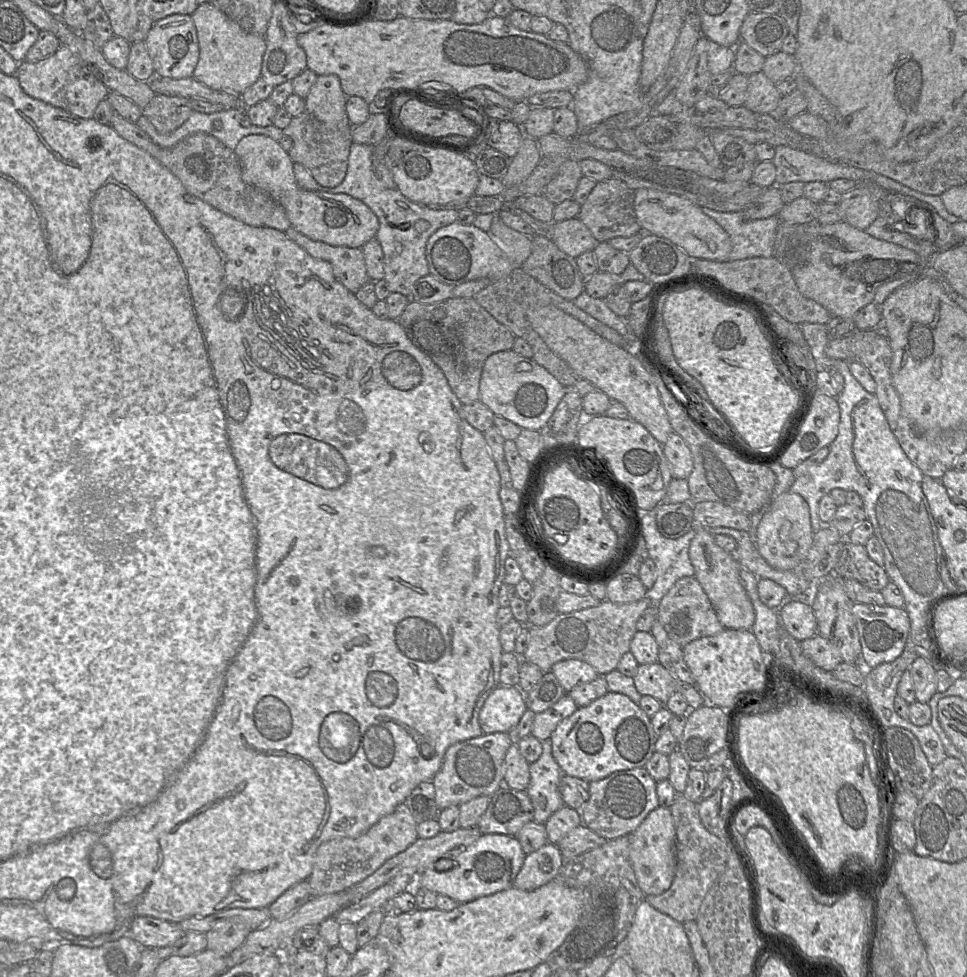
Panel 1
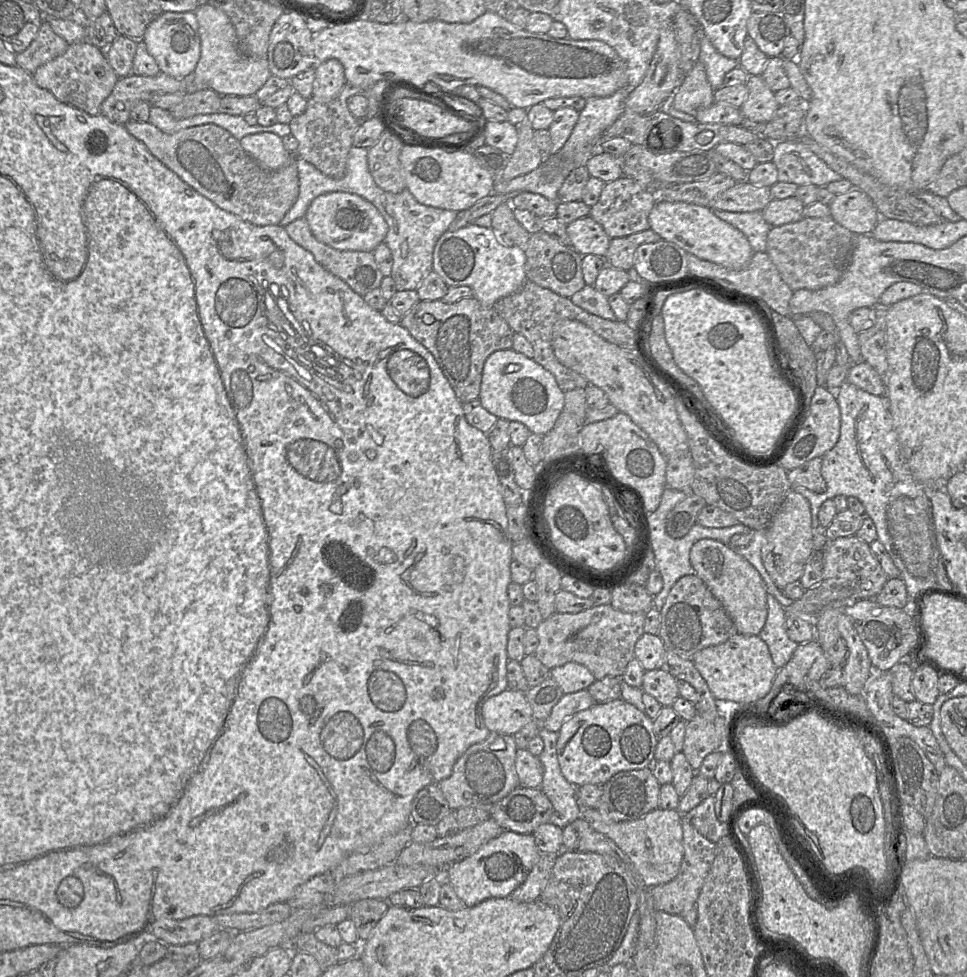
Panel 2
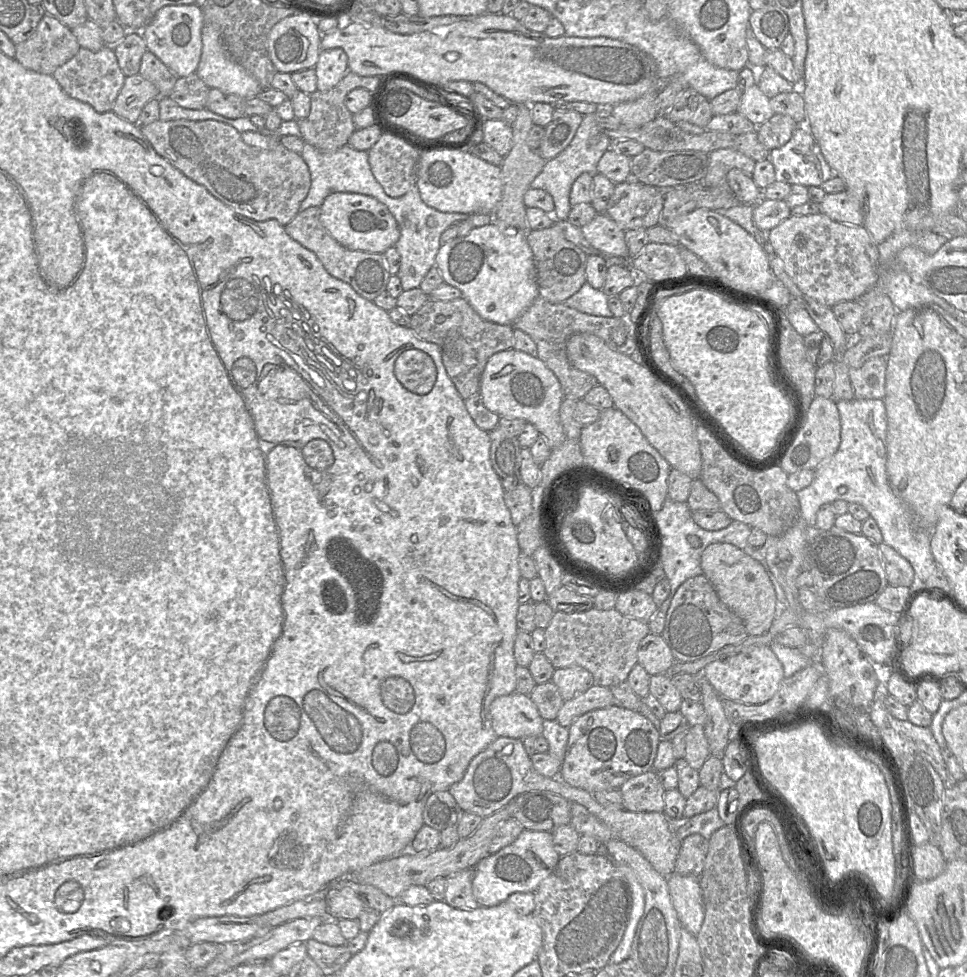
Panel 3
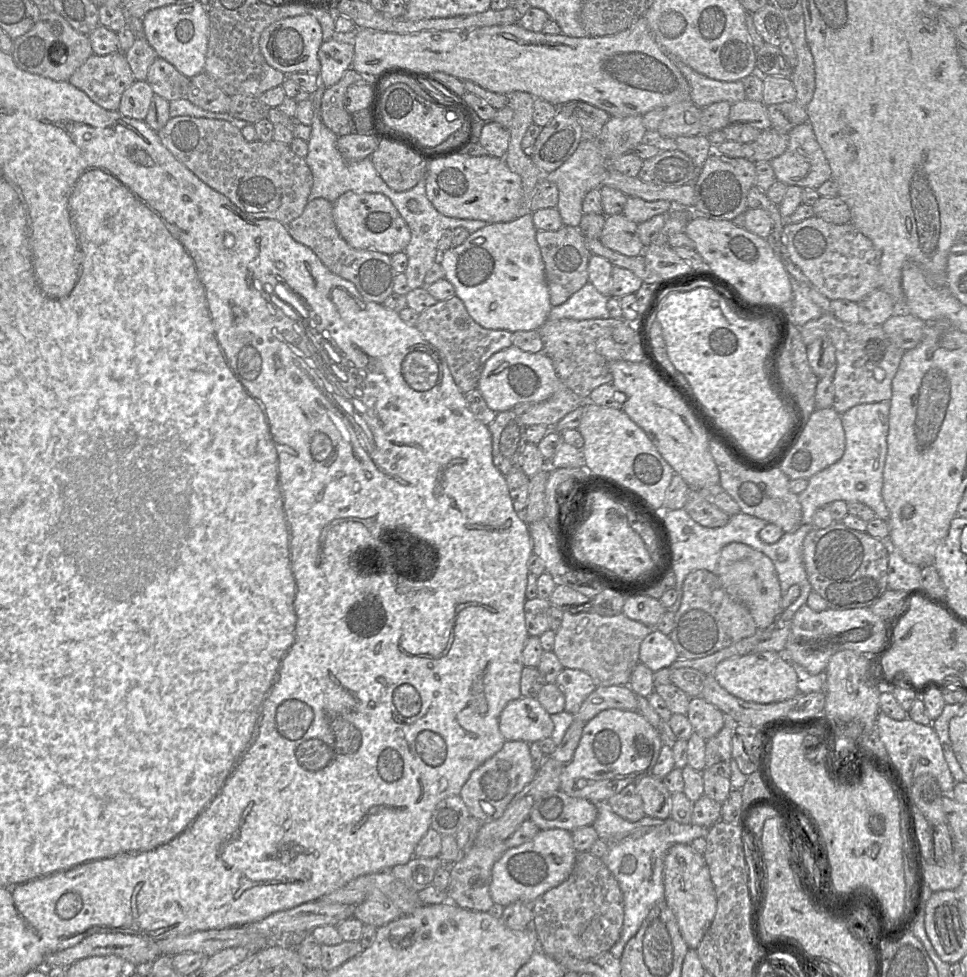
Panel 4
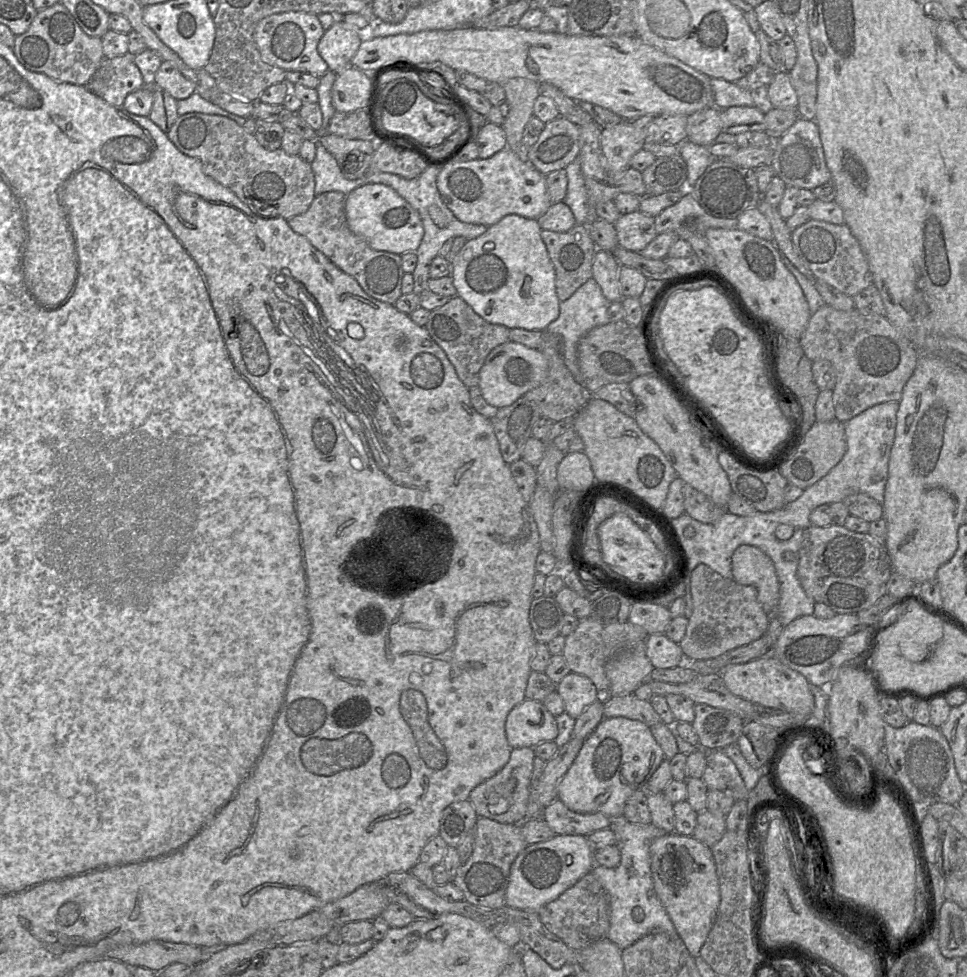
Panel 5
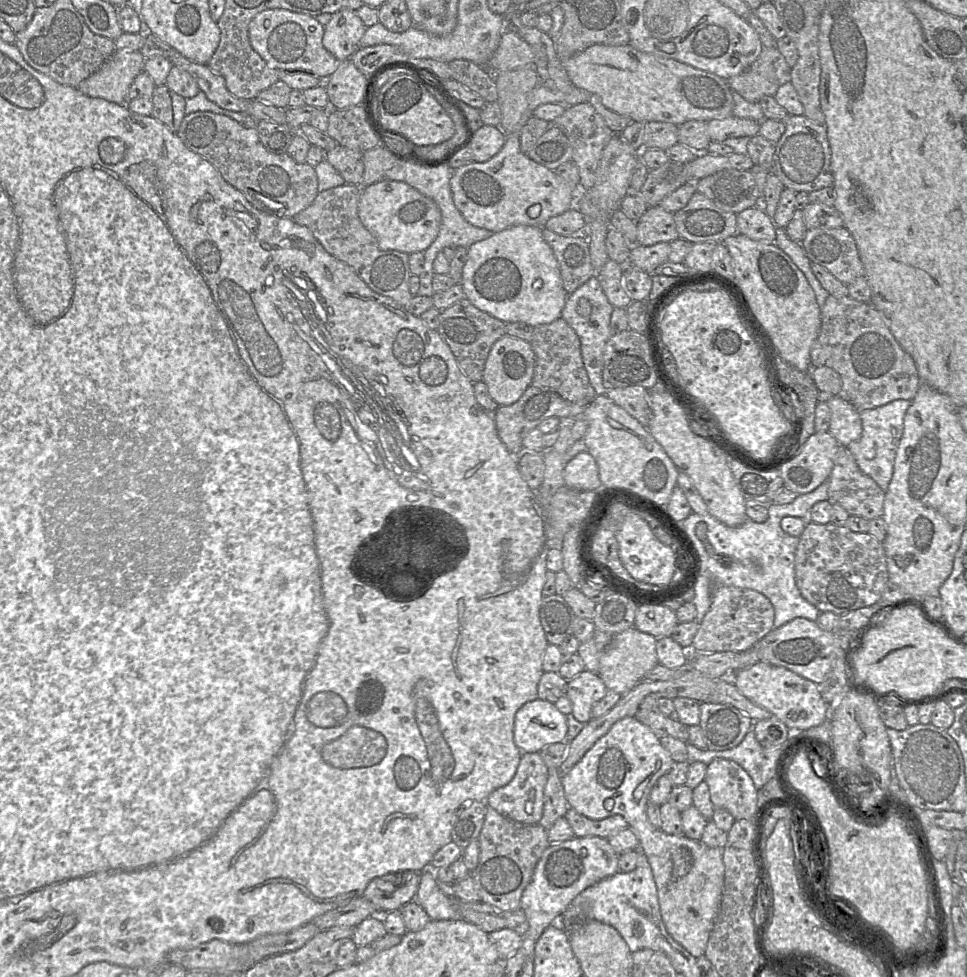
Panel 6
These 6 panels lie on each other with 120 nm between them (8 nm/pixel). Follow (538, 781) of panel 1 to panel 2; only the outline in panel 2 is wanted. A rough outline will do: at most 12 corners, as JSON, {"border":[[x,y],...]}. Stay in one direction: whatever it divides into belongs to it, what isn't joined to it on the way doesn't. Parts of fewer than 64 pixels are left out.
{"border":[[539,723],[544,742],[540,789],[553,806],[549,823],[564,828],[582,817],[576,786],[557,757],[558,732]]}

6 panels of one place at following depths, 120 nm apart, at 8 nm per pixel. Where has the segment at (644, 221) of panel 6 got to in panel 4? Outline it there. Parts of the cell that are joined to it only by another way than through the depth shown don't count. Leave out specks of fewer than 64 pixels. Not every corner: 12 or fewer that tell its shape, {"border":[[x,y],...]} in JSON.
{"border":[[623,214],[605,218],[598,240],[635,257],[645,249],[636,223]]}

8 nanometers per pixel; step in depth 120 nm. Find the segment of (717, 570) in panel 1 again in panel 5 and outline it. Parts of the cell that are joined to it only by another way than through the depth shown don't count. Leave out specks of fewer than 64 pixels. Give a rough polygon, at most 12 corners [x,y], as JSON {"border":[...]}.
{"border":[[752,545],[731,558],[732,579],[753,586],[773,615],[780,599],[771,558]]}

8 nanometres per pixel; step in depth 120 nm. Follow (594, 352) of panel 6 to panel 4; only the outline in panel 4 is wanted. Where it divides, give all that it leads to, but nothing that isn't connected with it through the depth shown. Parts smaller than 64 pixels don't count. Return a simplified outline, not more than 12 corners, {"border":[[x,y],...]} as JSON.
{"border":[[589,281],[549,320],[607,319],[608,297]]}

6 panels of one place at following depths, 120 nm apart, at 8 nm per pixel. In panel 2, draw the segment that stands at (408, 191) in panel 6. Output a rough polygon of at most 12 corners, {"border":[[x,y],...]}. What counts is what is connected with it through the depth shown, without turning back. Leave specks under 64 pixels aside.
{"border":[[328,192],[305,218],[337,250],[373,250],[388,225],[359,195]]}

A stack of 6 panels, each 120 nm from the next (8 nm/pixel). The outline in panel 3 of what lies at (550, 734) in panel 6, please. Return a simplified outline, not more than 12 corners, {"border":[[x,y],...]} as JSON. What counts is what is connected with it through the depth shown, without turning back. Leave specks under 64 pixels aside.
{"border":[[513,692],[489,707],[495,733],[541,736],[544,719],[529,695]]}

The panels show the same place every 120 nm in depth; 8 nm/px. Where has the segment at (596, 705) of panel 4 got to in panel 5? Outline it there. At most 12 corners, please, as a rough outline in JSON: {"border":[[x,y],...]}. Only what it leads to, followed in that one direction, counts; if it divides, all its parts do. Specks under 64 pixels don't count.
{"border":[[633,694],[603,696],[605,718],[621,716],[648,727],[662,722],[649,701]]}

